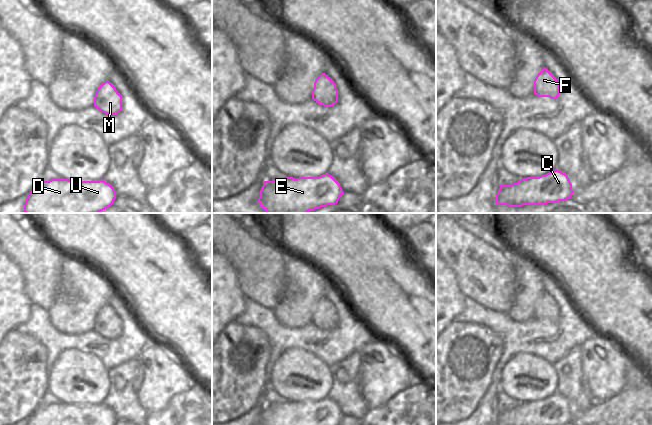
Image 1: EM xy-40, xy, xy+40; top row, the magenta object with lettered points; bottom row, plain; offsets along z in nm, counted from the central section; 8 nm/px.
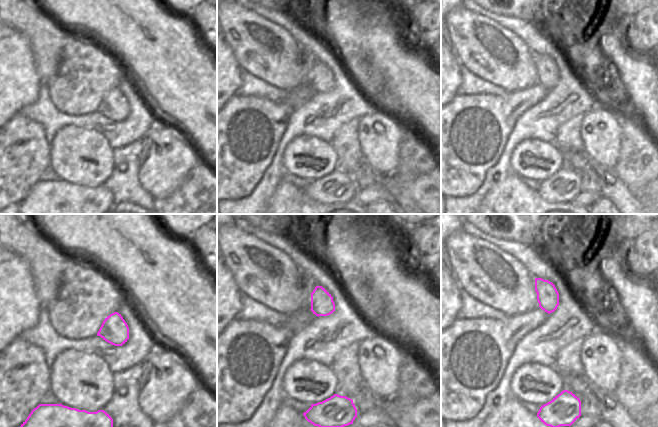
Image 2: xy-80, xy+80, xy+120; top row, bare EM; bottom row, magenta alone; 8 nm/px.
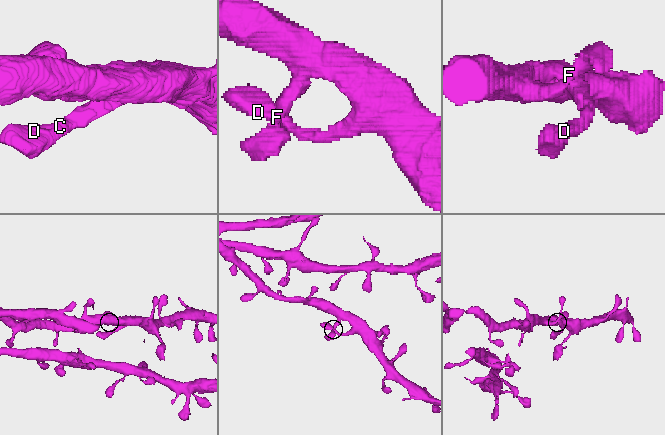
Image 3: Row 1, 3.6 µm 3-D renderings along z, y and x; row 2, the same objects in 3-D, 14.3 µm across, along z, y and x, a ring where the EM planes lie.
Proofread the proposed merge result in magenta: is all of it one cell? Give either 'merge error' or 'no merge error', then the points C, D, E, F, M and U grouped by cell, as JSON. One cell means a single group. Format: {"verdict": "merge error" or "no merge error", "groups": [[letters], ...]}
{"verdict": "no merge error", "groups": [["C", "D", "E", "F", "M", "U"]]}

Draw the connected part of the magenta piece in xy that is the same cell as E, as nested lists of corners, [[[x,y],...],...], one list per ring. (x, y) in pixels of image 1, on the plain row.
[[[325,397],[319,401],[286,401],[264,405],[258,425],[338,425],[343,417],[338,405]]]

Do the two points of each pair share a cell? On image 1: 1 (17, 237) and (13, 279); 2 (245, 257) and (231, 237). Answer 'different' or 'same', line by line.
1: different
2: same

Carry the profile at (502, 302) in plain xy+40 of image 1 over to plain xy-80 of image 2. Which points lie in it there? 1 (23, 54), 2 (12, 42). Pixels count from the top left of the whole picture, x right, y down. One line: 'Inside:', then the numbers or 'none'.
Inside: none

